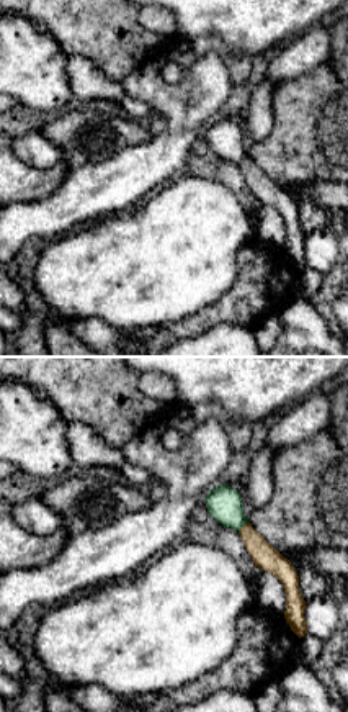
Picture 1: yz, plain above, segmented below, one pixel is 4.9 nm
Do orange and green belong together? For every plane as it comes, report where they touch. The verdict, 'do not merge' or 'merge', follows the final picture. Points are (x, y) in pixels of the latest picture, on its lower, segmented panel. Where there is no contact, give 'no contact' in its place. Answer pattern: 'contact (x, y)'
contact (244, 526)

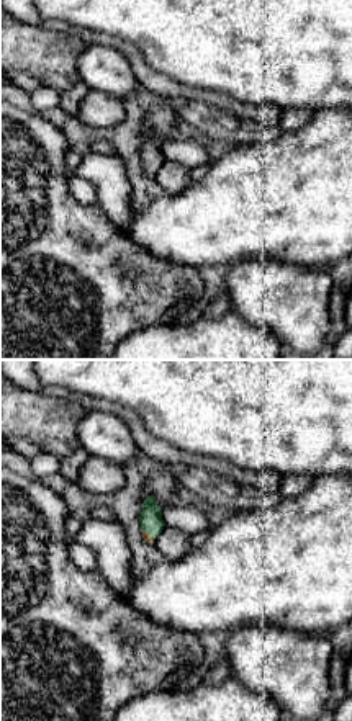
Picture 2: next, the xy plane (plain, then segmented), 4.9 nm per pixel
contact (148, 533)

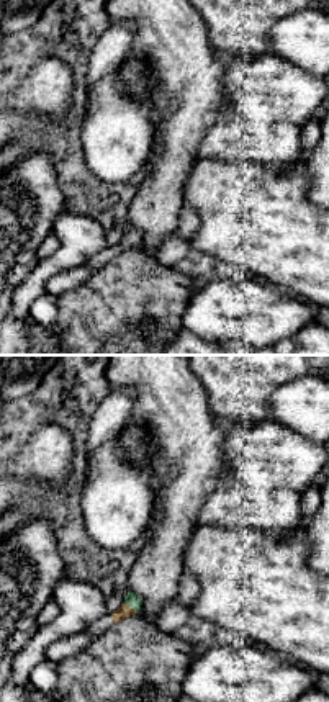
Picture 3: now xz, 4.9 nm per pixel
contact (128, 606)

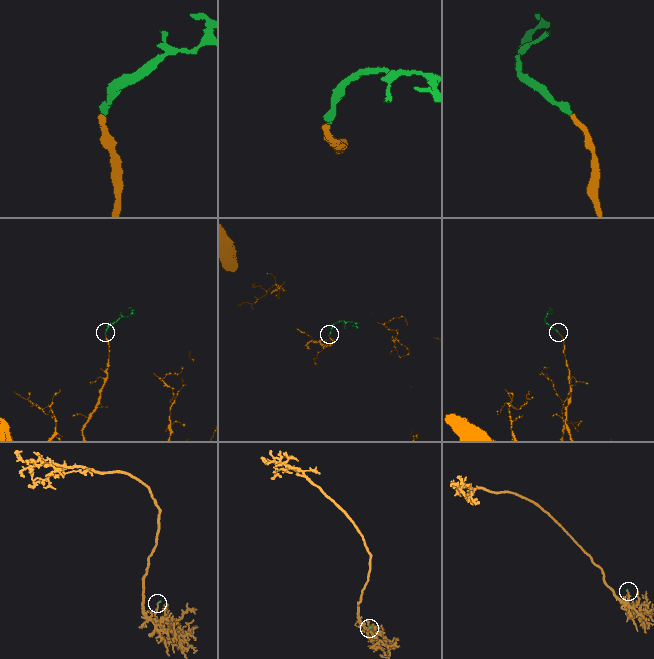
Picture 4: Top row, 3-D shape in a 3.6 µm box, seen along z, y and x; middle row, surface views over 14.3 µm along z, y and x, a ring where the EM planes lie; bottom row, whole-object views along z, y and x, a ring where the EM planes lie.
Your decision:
merge

